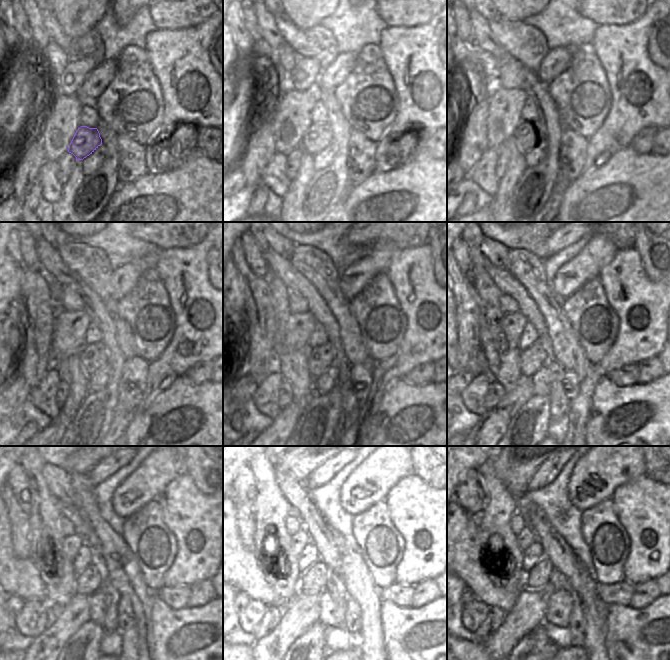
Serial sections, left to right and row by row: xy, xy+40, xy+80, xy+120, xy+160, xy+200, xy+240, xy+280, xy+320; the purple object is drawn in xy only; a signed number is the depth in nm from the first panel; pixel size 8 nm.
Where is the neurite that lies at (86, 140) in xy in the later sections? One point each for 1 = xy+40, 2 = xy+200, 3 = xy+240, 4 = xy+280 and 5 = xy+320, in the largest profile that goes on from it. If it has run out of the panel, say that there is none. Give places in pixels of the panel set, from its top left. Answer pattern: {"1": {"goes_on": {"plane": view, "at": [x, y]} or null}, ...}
{"1": {"goes_on": {"plane": "xy+40", "at": [318, 136]}}, "2": {"goes_on": {"plane": "xy+200", "at": [533, 358]}}, "3": {"goes_on": {"plane": "xy+240", "at": [88, 581]}}, "4": {"goes_on": {"plane": "xy+280", "at": [313, 579]}}, "5": {"goes_on": {"plane": "xy+320", "at": [539, 575]}}}

